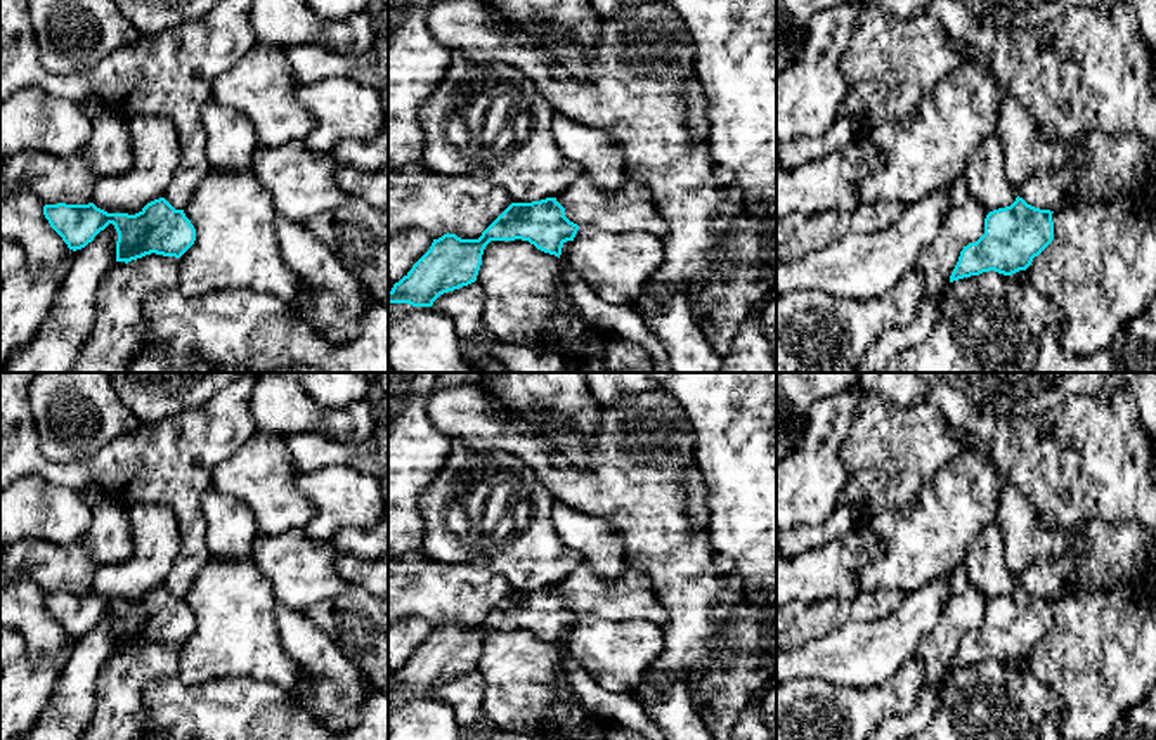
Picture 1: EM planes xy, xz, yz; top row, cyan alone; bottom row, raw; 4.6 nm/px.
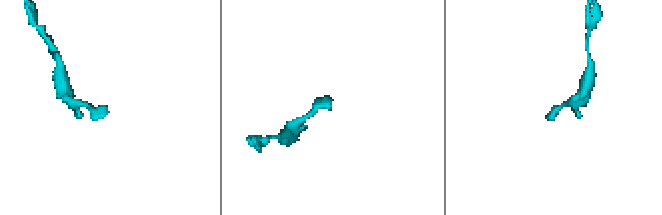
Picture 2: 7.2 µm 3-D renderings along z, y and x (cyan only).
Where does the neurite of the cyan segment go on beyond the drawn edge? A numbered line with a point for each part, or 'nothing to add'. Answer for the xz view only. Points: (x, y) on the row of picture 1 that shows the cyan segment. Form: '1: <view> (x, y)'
nothing to add

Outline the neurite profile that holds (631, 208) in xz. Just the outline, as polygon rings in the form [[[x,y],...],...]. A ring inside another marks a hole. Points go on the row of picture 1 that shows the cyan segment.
[[[582,175],[556,196],[556,201],[565,208],[565,217],[577,225],[610,232],[645,230],[660,239],[667,232],[650,192],[627,177],[617,192],[605,192]]]

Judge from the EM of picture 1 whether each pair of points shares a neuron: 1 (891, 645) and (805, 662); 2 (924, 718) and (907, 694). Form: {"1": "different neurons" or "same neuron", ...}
{"1": "same neuron", "2": "different neurons"}

